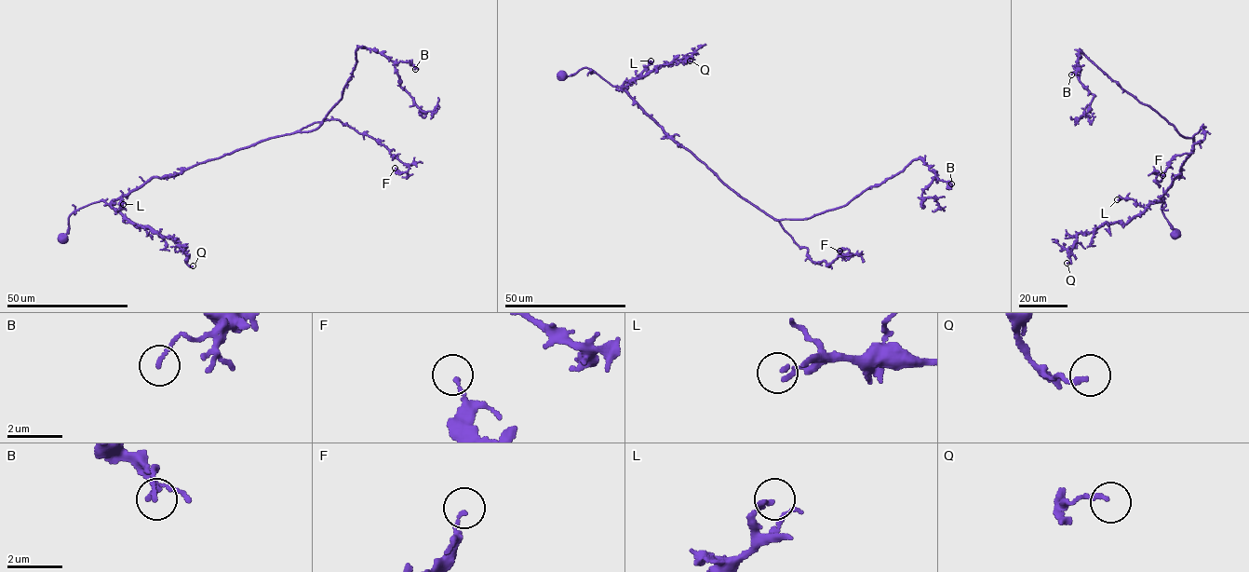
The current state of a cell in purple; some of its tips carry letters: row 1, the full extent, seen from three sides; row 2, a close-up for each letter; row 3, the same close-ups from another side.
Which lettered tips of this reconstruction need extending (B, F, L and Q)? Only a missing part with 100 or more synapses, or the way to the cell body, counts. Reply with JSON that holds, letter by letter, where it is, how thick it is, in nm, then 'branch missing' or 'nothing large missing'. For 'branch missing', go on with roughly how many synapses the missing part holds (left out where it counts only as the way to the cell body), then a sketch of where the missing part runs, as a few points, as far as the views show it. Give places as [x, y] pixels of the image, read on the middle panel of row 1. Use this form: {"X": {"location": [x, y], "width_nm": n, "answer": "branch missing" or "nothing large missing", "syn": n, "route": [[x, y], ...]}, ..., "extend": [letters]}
{"B": {"location": [951, 183], "width_nm": 140, "answer": "nothing large missing"}, "F": {"location": [839, 251], "width_nm": 120, "answer": "nothing large missing"}, "L": {"location": [651, 61], "width_nm": 200, "answer": "nothing large missing"}, "Q": {"location": [690, 61], "width_nm": 160, "answer": "nothing large missing"}, "extend": []}

